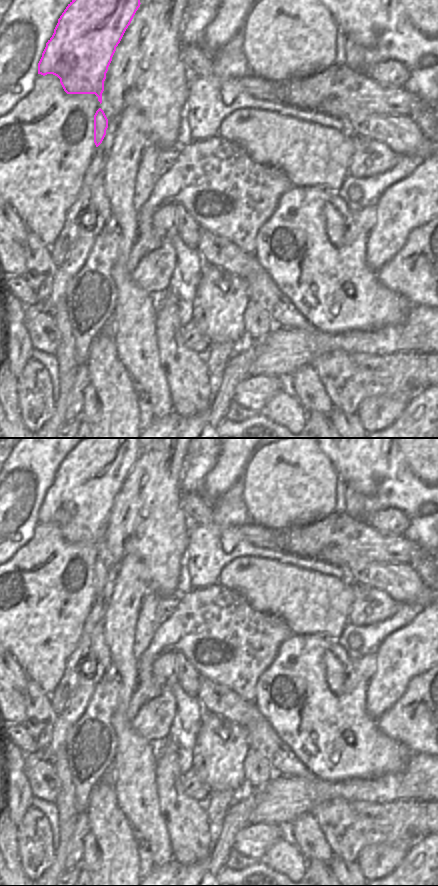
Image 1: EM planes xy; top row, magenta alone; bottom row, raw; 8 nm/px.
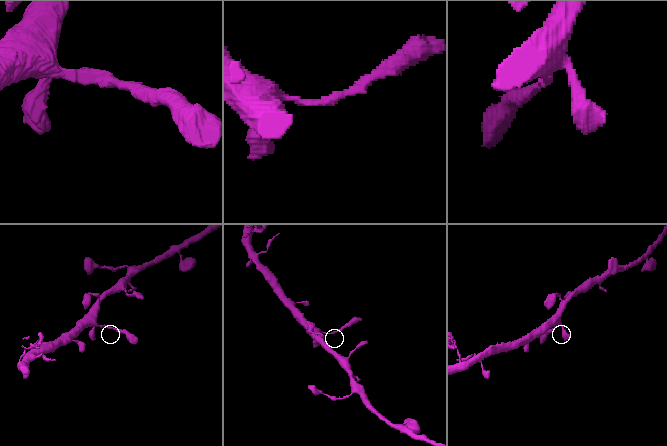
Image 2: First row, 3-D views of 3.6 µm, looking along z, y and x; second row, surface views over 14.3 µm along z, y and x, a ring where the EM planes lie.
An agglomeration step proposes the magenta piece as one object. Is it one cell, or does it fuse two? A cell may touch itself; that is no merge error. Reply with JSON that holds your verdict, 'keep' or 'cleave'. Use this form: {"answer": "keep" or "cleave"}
{"answer": "keep"}

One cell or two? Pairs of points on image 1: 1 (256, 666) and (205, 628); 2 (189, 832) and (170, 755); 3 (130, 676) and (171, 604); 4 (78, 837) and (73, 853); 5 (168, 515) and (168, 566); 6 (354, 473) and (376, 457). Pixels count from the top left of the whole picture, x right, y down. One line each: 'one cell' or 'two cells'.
1: one cell
2: one cell
3: two cells
4: one cell
5: one cell
6: one cell

